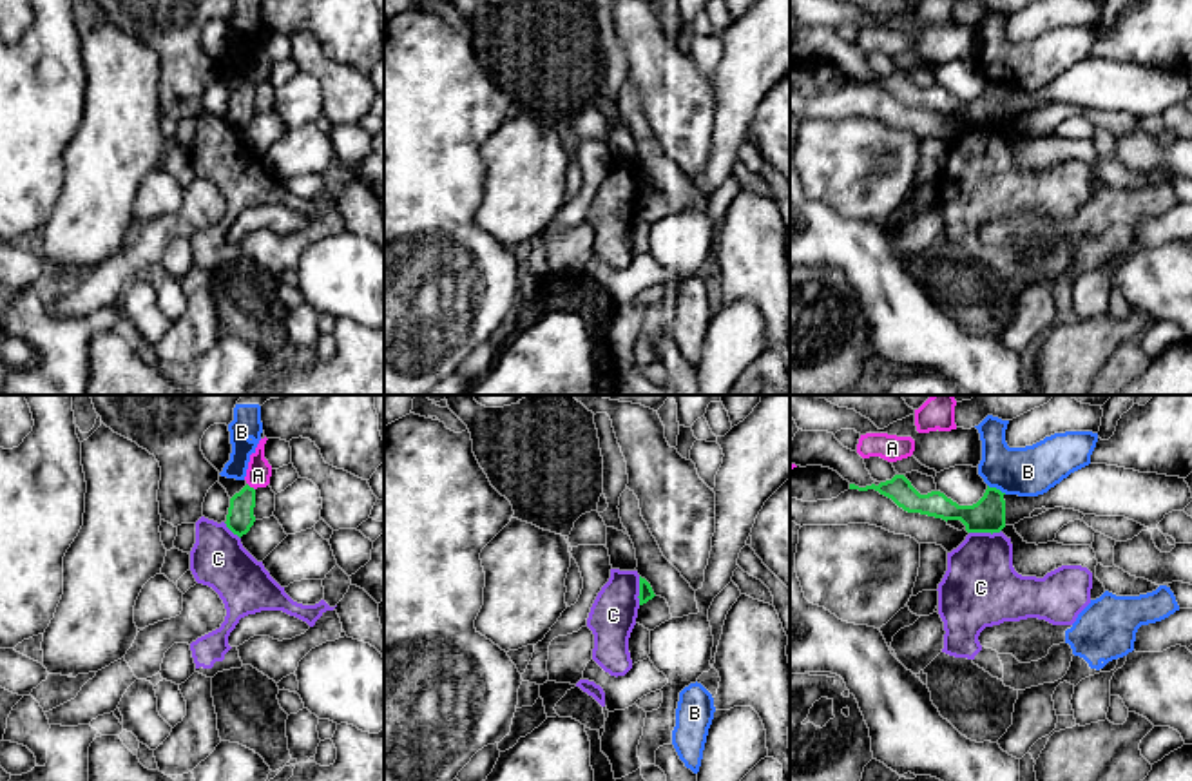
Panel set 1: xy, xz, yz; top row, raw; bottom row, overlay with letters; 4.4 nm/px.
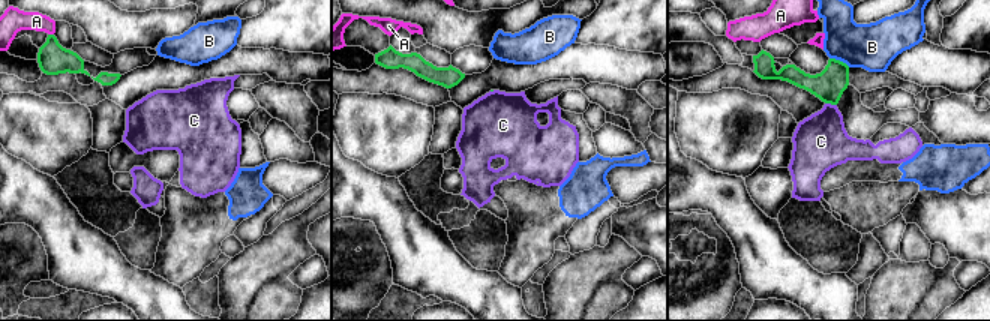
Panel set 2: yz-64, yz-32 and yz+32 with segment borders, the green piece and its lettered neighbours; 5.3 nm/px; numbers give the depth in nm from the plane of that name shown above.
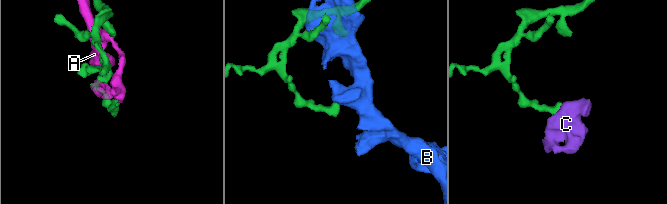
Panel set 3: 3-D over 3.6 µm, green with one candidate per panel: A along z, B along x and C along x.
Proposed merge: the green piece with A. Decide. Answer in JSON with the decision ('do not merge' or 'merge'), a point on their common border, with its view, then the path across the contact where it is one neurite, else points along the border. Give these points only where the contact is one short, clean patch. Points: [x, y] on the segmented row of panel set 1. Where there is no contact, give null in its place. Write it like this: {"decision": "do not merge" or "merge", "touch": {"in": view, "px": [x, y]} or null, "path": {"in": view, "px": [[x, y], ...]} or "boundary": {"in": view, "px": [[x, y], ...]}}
{"decision": "do not merge", "touch": {"in": "xy", "px": [249, 486]}}

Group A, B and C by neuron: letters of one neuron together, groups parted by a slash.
A / B / C

